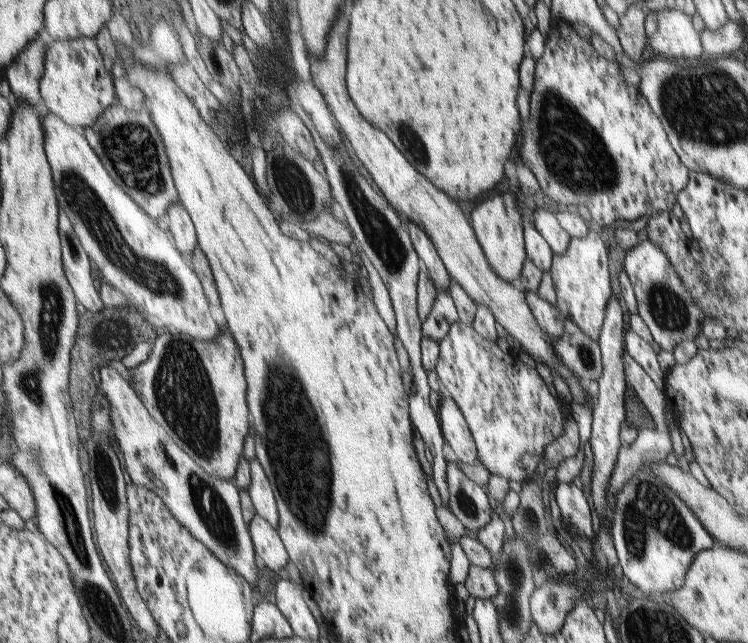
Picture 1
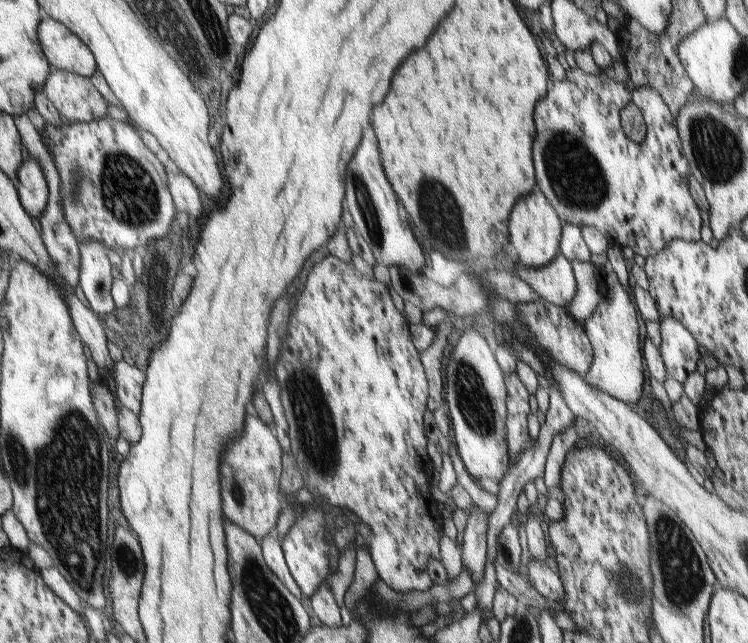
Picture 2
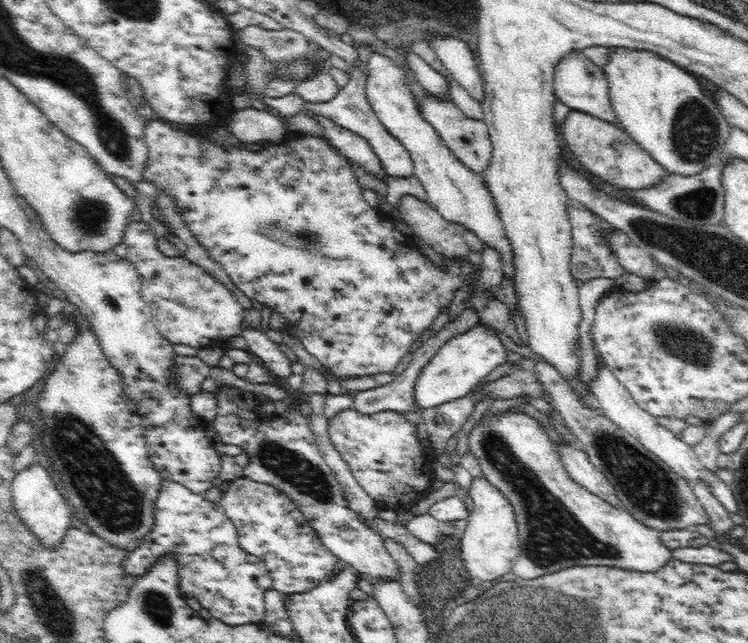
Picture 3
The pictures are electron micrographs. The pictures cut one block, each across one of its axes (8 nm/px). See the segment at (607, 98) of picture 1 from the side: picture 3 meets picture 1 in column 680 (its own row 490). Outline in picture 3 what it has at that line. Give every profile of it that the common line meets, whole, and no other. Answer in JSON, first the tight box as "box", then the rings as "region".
{"box":[122,477,273,626],"region":[[[162,477],[162,488],[158,492],[158,498],[154,500],[154,528],[146,534],[146,540],[142,540],[132,552],[126,552],[126,558],[122,562],[122,569],[126,571],[132,580],[135,577],[146,574],[146,571],[158,560],[166,556],[176,559],[177,586],[180,594],[192,596],[200,602],[203,608],[211,612],[211,616],[218,618],[230,626],[244,624],[260,624],[264,621],[266,605],[264,605],[264,592],[273,588],[272,578],[261,558],[252,556],[246,552],[239,543],[238,531],[235,524],[226,516],[219,503],[212,503],[202,493],[192,492],[176,481]]]}

